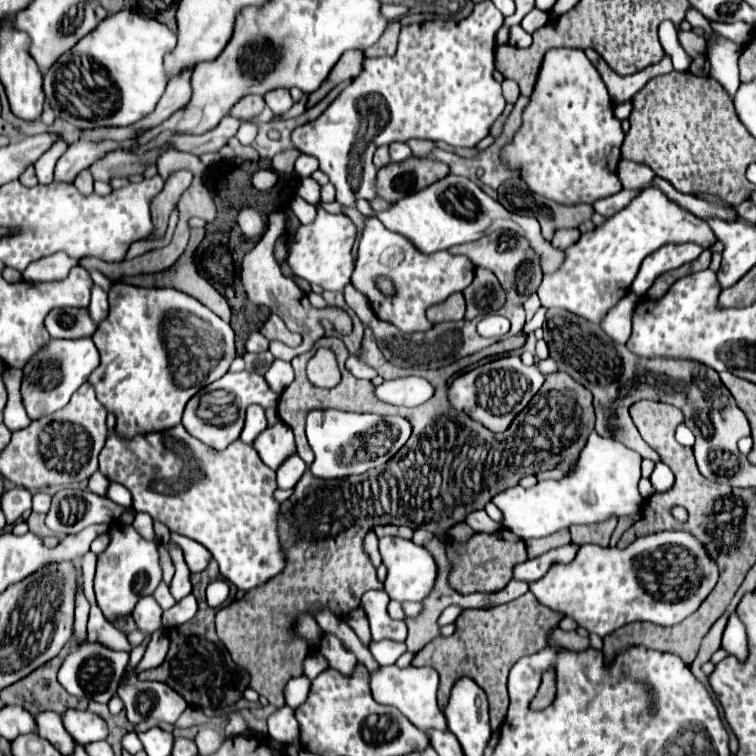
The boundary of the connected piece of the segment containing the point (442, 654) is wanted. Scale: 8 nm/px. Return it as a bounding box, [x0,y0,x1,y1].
[419,601,563,731]

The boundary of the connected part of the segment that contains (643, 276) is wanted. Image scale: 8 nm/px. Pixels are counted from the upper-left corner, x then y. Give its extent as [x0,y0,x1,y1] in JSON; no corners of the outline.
[631,243,703,295]

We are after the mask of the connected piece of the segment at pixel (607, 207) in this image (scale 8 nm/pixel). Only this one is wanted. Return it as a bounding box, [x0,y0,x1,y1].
[593,189,643,217]

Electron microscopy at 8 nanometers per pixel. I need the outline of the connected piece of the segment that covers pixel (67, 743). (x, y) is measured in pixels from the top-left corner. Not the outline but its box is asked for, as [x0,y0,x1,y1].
[35,711,75,755]

